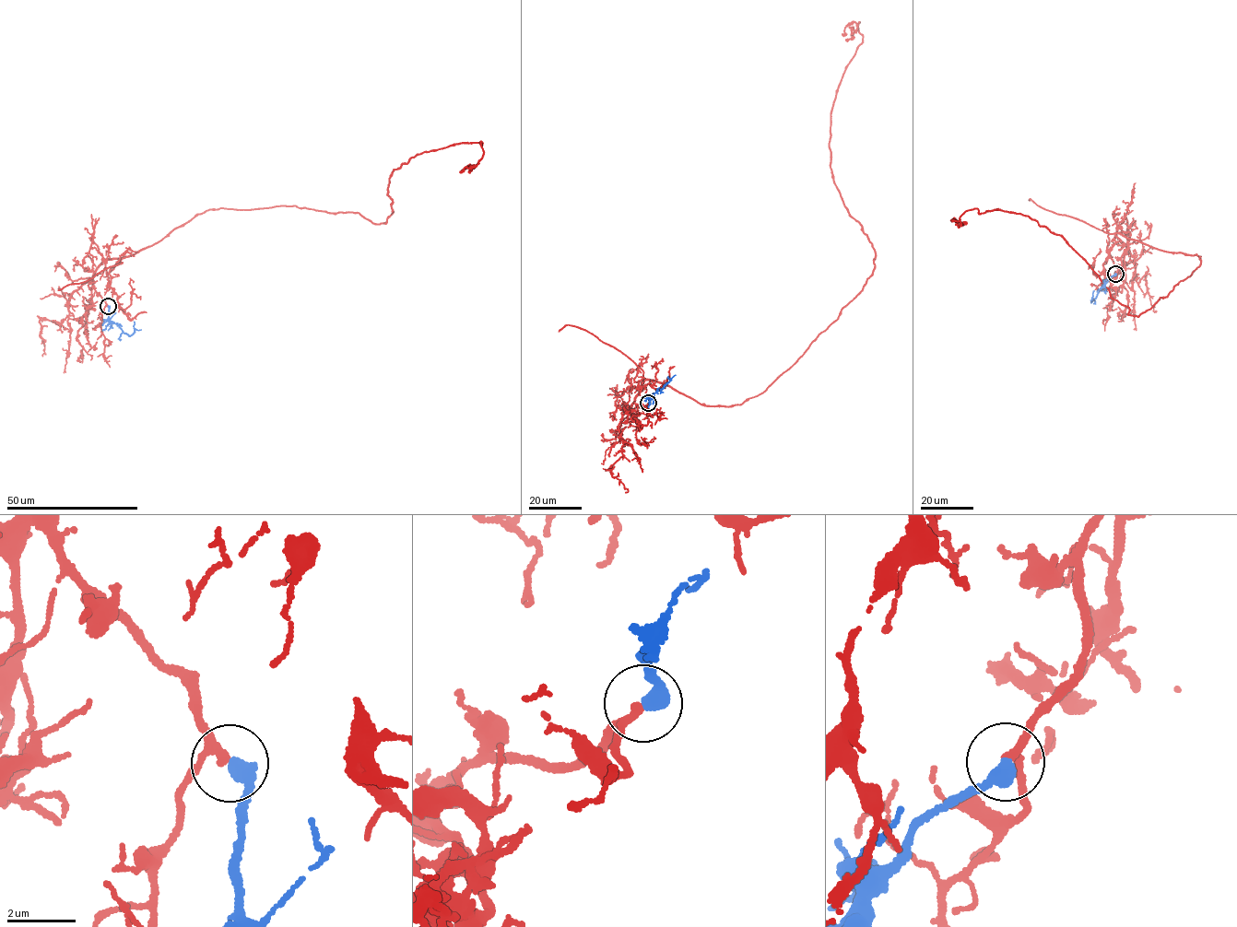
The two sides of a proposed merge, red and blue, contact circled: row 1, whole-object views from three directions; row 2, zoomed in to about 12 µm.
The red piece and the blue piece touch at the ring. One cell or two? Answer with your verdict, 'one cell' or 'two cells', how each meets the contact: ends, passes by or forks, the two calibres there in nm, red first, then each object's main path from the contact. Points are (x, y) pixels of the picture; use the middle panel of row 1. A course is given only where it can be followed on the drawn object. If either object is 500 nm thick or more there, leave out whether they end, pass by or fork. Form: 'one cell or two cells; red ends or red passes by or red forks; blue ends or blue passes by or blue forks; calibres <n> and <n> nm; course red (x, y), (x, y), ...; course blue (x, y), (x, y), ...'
one cell; red passes by; blue ends; calibres 200 and 460 nm; course red (648, 403), (630, 407), (645, 380), (707, 405), (764, 392), (872, 274), (830, 165), (858, 22), (842, 35); course blue (648, 403), (653, 393), (668, 381), (667, 377)

